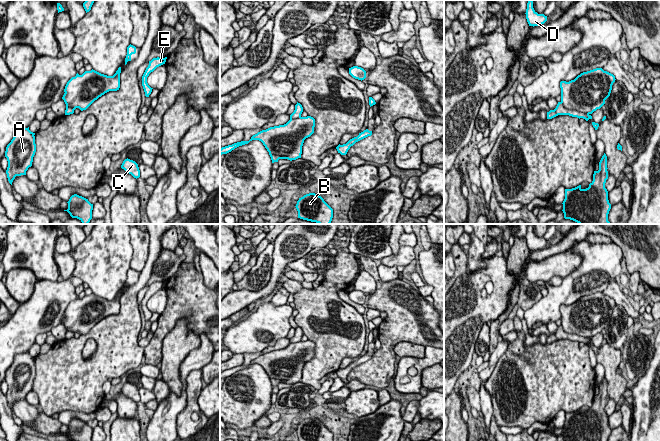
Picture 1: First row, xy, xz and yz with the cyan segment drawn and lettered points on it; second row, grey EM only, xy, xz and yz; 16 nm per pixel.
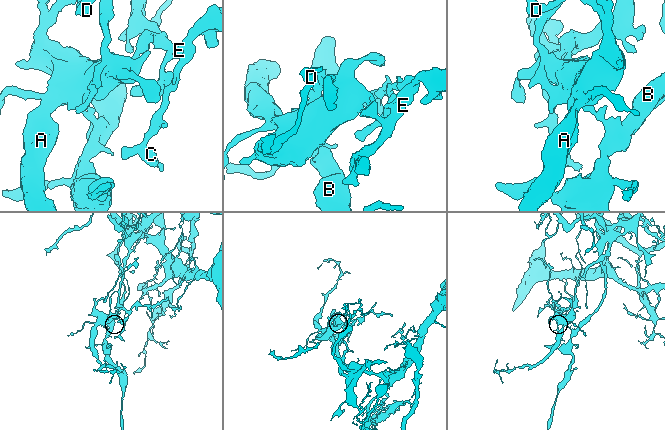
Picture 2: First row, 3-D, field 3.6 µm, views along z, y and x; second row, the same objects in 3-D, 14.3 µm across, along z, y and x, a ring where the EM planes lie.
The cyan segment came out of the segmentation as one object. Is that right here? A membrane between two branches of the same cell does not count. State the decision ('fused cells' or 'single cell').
fused cells

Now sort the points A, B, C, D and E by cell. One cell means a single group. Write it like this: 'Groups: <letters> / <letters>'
Groups: A C D E / B

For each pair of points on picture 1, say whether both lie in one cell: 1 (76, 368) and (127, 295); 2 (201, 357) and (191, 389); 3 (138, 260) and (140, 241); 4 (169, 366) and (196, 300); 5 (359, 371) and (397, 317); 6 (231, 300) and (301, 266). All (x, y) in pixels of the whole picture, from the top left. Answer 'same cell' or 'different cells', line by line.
1: same cell
2: different cells
3: same cell
4: different cells
5: same cell
6: different cells

